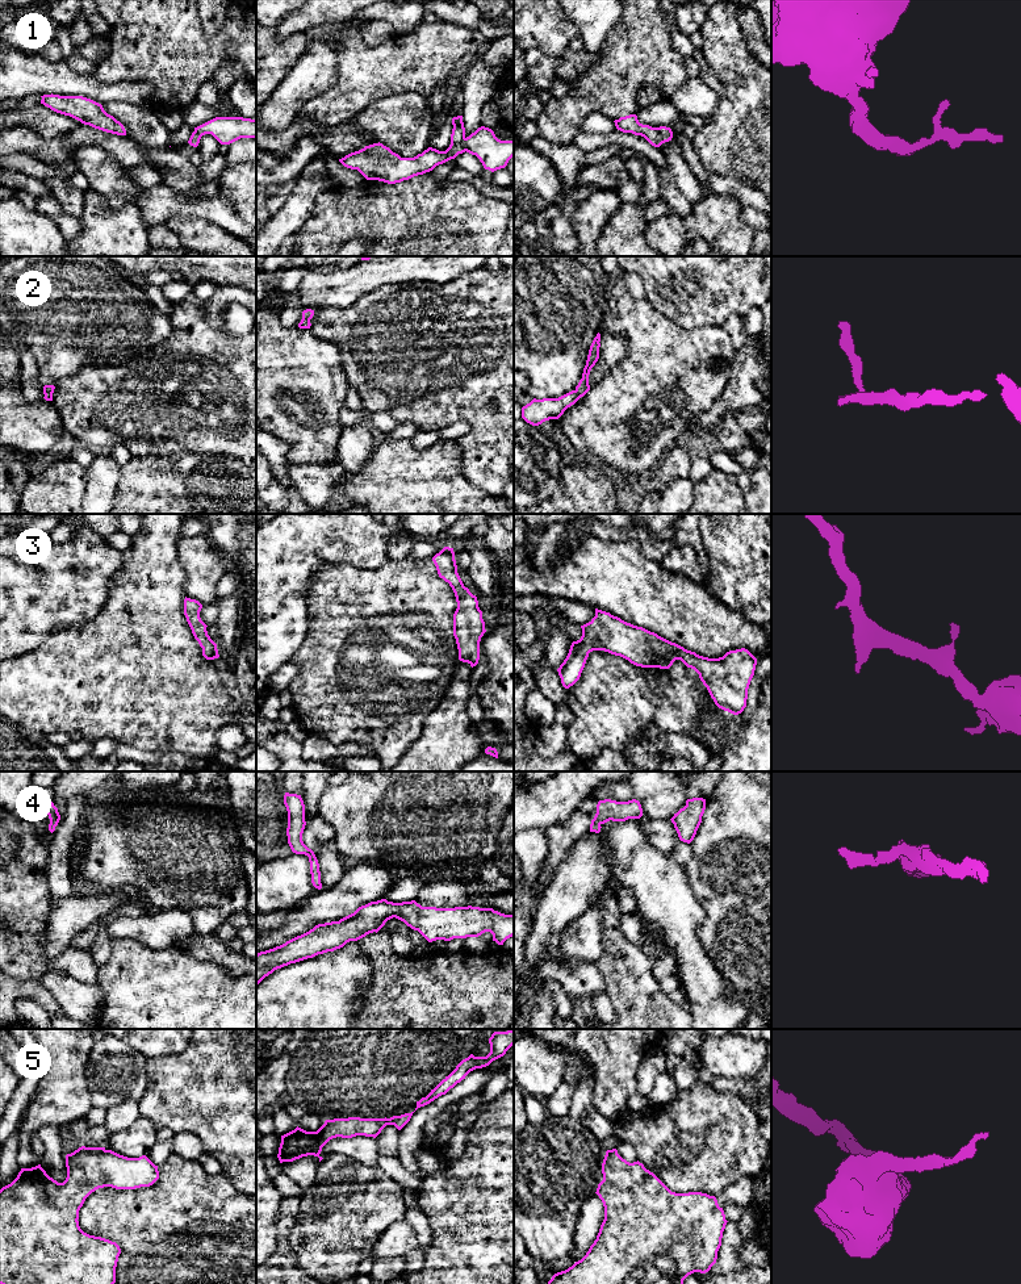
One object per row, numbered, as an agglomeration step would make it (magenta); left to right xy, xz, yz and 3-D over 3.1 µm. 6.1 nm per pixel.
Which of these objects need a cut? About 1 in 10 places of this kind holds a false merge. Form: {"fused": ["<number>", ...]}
{"fused": []}

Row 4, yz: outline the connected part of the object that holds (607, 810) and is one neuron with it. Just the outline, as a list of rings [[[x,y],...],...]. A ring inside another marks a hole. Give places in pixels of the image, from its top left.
[[[611,799],[599,800],[597,814],[590,824],[590,832],[599,833],[601,825],[612,821],[625,821],[628,819],[640,819],[643,808],[639,800],[616,802]]]

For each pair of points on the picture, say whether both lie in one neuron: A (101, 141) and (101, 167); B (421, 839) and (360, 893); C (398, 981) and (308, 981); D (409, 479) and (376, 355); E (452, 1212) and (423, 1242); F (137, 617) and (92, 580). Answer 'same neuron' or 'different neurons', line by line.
A: different neurons
B: different neurons
C: different neurons
D: different neurons
E: different neurons
F: different neurons

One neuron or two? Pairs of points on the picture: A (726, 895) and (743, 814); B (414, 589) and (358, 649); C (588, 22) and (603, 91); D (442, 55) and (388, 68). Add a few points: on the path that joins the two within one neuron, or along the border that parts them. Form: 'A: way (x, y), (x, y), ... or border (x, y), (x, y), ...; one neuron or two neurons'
A: way (743, 875), (743, 833); one neuron
B: way (392, 607), (388, 611), (360, 614), (359, 627); one neuron
C: border (615, 25), (598, 51); two neurons
D: way (429, 55), (418, 62), (401, 65); one neuron

